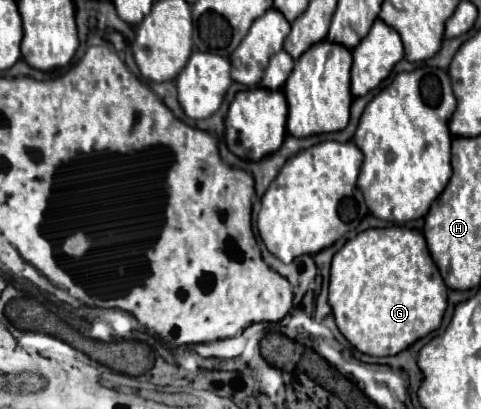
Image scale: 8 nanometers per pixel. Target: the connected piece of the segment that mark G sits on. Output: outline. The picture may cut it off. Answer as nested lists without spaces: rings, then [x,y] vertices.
[[[390,226],[360,232],[332,260],[328,302],[338,330],[368,356],[394,356],[442,324],[446,284],[416,230]]]

